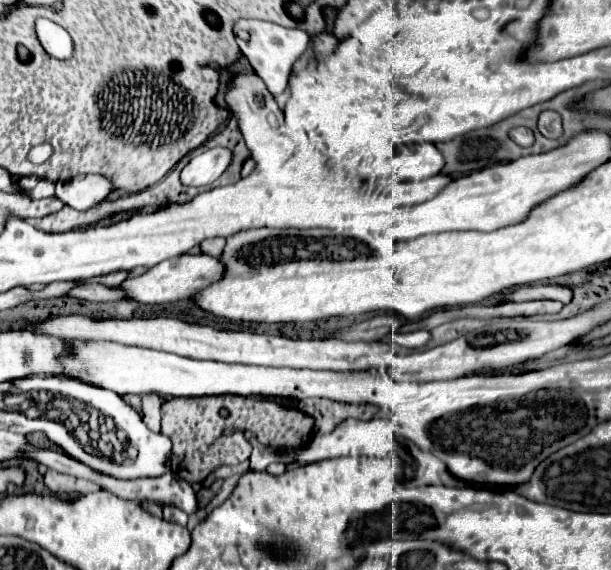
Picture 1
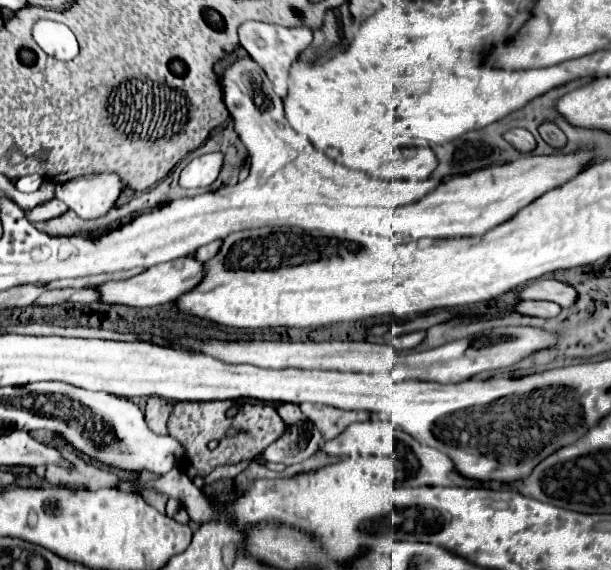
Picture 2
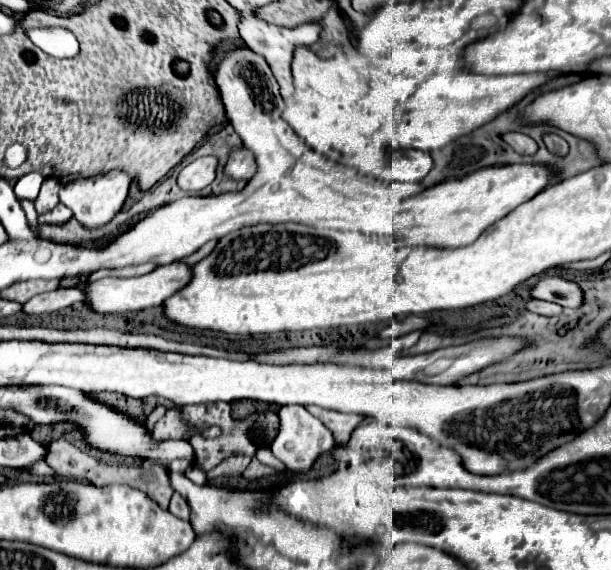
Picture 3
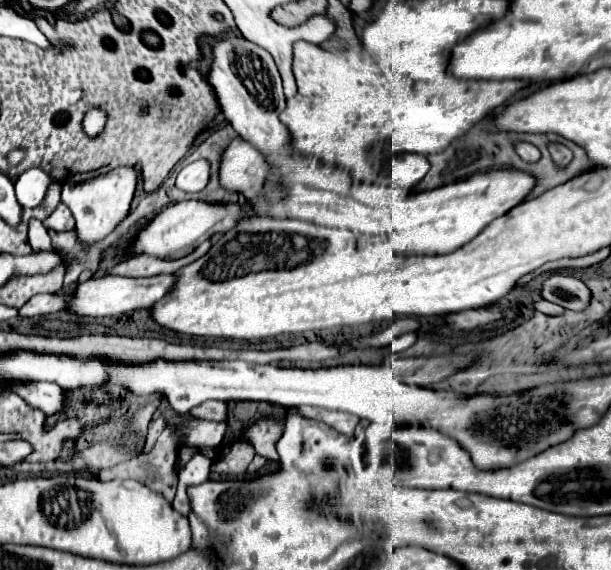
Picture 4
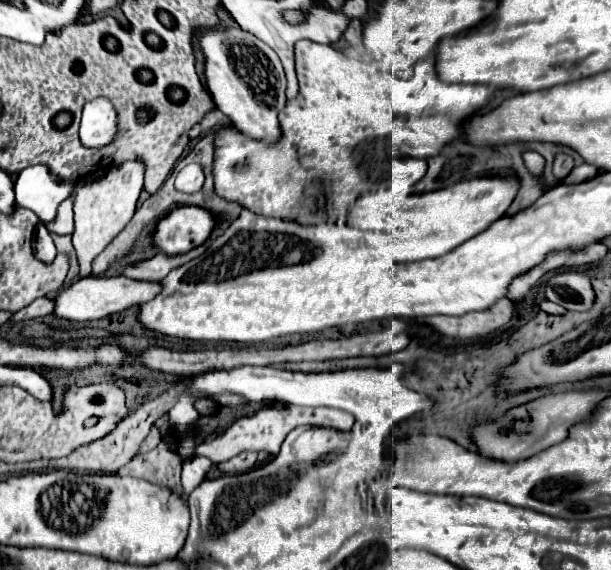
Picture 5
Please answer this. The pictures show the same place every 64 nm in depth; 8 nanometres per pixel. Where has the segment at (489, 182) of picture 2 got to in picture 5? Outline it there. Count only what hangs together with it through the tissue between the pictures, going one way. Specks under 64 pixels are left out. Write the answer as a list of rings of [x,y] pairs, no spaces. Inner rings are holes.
[[[474,178],[470,182],[458,182],[440,192],[410,194],[398,202],[392,216],[394,228],[388,232],[390,254],[396,262],[416,262],[424,258],[442,256],[456,246],[464,244],[472,236],[484,232],[492,222],[502,218],[510,208],[520,182],[502,182],[492,178]]]

